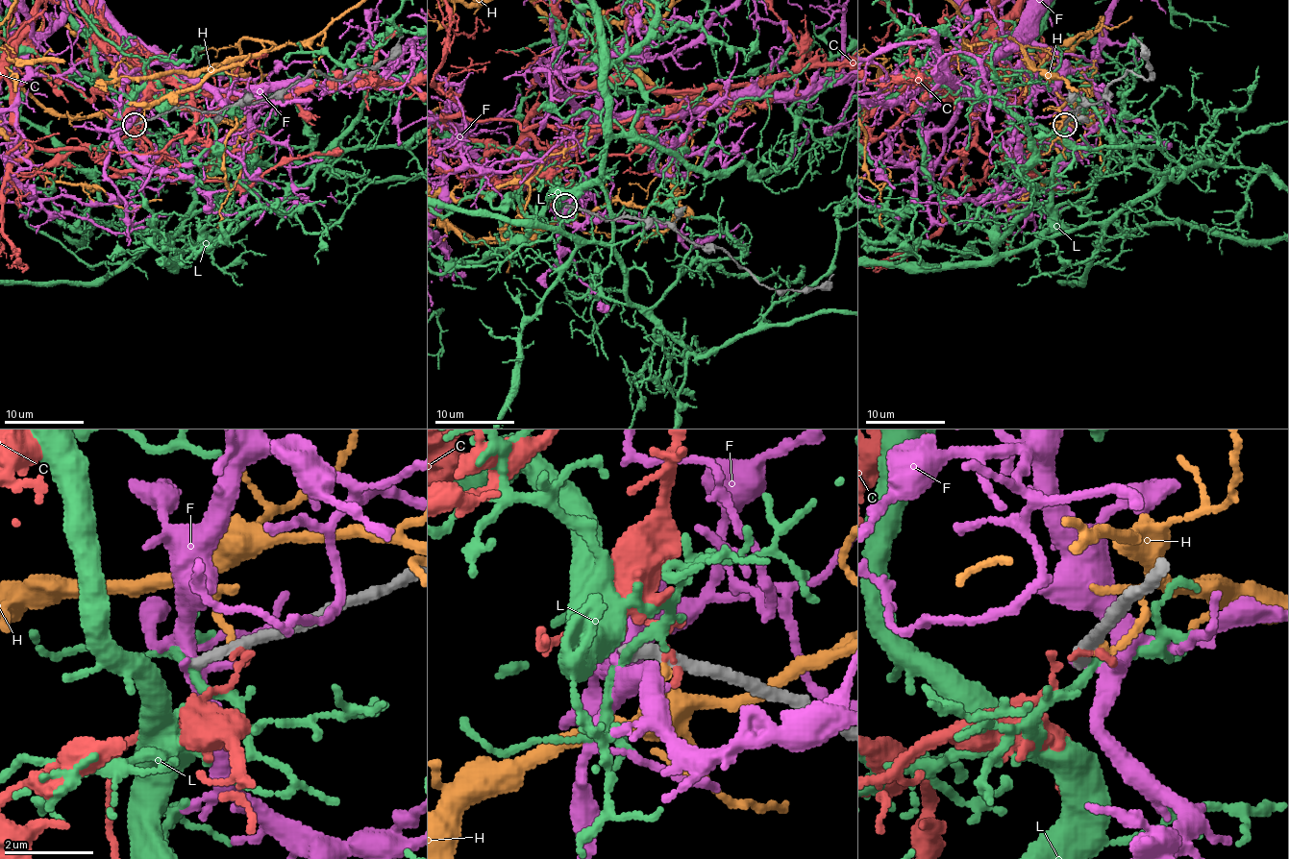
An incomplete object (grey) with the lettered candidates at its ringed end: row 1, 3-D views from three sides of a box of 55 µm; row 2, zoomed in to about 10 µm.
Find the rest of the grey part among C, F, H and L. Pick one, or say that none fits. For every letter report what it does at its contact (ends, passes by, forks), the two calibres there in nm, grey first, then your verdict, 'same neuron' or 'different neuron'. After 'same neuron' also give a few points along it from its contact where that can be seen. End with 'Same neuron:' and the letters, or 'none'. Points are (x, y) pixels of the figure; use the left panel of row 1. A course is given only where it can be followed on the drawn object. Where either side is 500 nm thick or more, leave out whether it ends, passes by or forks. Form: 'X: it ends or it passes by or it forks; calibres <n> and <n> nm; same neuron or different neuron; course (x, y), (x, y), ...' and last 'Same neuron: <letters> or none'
C: it passes by; calibres 380 and 130 nm; different neuron
F: it ends; calibres 260 and 200 nm; different neuron
H: it ends; calibres 380 and 150 nm; different neuron
L: it forks; calibres 280 and 160 nm; different neuron
Same neuron: none

